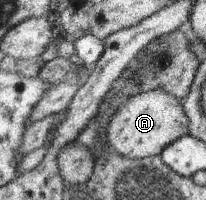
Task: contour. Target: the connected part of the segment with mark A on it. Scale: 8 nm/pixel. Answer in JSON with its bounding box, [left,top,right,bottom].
[109,89,190,158]

